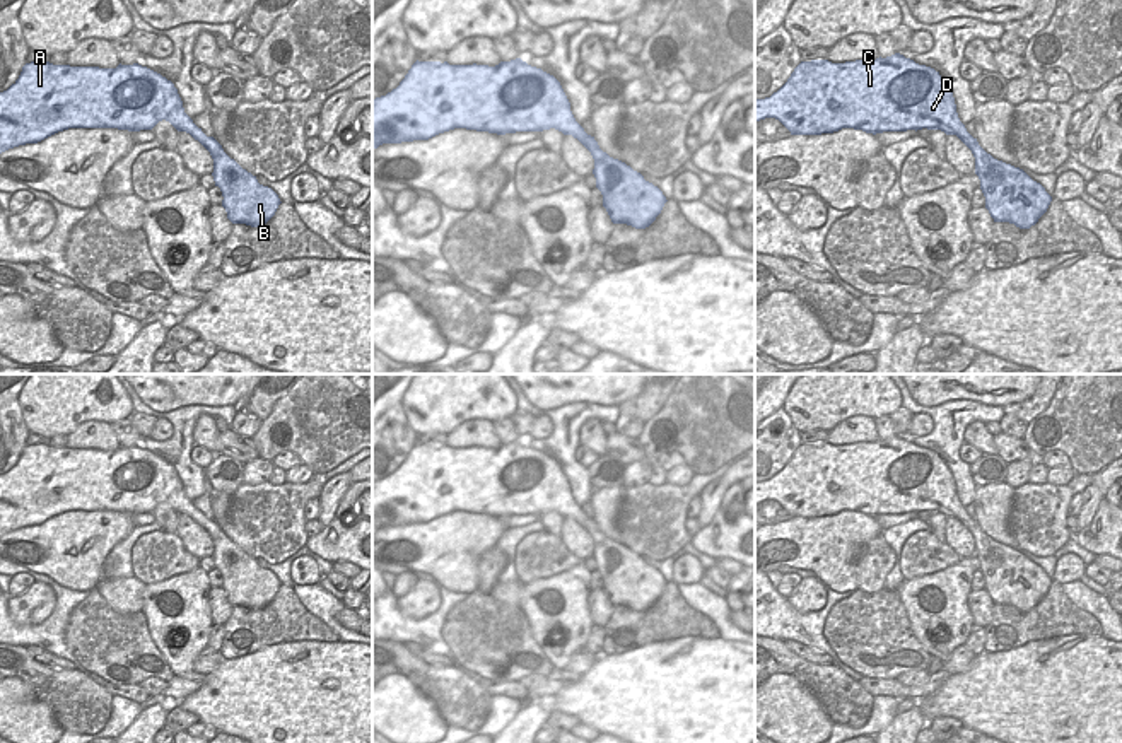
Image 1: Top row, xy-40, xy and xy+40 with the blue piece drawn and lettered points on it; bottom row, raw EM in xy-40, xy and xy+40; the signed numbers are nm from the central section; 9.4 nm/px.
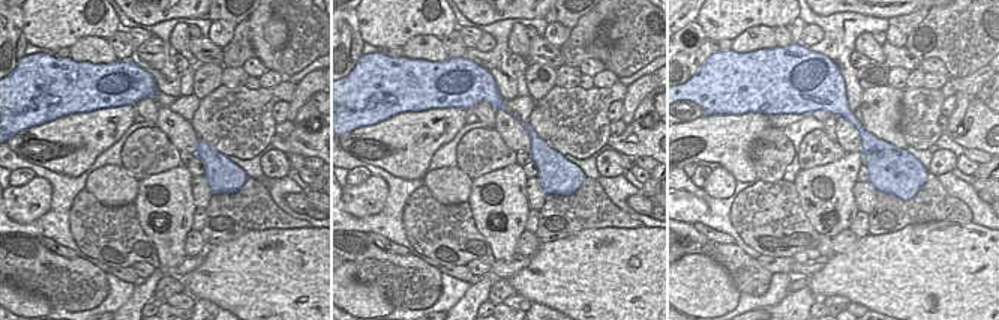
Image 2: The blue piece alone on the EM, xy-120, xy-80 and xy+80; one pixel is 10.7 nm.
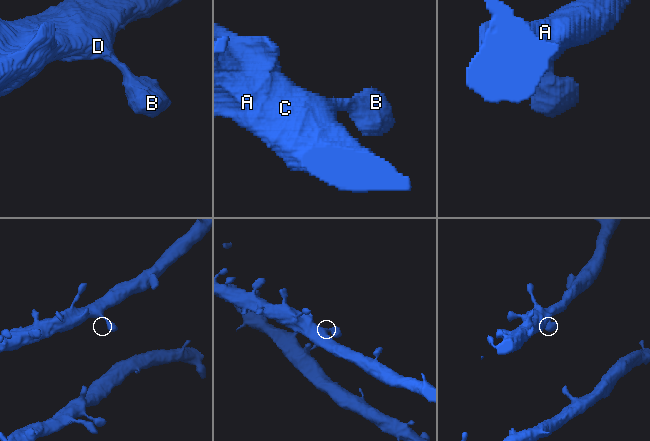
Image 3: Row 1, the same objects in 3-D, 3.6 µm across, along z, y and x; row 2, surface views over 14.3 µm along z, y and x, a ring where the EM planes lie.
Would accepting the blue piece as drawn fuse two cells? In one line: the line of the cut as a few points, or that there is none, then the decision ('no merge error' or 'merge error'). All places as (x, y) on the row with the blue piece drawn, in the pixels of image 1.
cut none; no merge error

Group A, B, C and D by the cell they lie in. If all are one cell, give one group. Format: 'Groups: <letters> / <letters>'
Groups: A B C D

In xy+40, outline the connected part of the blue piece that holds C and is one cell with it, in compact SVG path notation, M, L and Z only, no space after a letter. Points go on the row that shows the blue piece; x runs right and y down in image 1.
M900 53L876 60L801 61L770 97L755 101L755 123L779 120L791 135L842 128L866 133L941 130L956 135L975 157L975 174L994 222L1030 229L1052 196L1023 169L994 159L960 121L953 92L931 67Z

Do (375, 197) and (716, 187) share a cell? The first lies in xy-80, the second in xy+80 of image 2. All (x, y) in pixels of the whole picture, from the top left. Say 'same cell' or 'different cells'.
same cell

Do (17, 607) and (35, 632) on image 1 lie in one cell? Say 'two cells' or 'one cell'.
two cells

